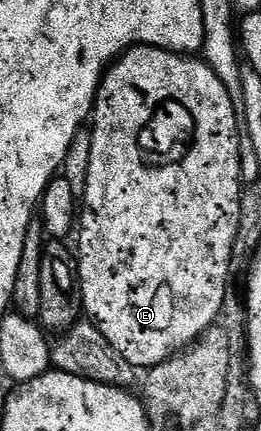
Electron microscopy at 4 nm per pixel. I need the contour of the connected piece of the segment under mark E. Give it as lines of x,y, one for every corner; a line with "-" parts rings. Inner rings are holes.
139,44
136,48
127,49
124,56
115,60
106,71
98,89
97,103
91,117
93,145
89,155
89,177
83,189
85,195
83,204
84,207
85,204
89,207
89,212
82,211
79,216
81,248
79,247
77,275
81,281
84,311
94,316
90,317
100,326
104,335
138,370
154,368
156,364
167,362
178,352
193,345
218,323
217,315
225,308
225,295
229,292
229,271
233,268
233,247
236,246
237,240
239,244
243,213
243,184
241,188
243,120
239,115
238,101
236,104
233,96
231,89
220,80
219,74
204,59
193,54
168,52
165,48
156,48
150,44
-
188,116
193,121
184,124
181,120
187,119

